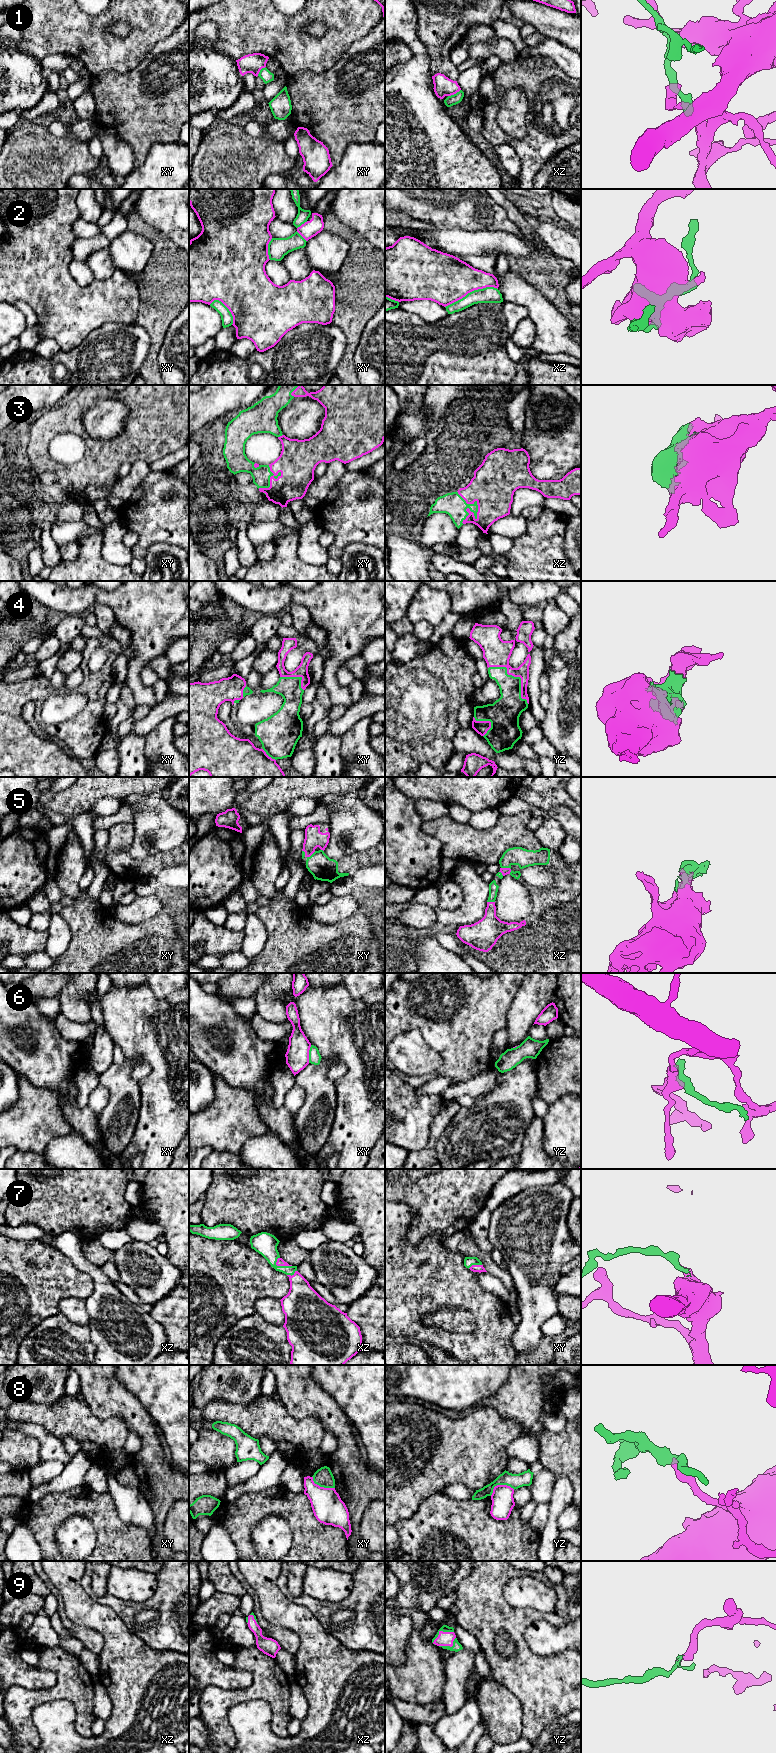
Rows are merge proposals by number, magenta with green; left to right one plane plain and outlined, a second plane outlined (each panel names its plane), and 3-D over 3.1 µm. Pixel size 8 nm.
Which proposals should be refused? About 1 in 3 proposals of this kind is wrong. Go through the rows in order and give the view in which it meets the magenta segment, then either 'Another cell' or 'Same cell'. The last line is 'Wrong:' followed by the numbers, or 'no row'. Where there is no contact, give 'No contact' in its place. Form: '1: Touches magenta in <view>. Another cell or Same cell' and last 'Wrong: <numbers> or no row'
1: Touches magenta in xz. Another cell
2: Touches magenta in xz. Another cell
3: Touches magenta in xz. Same cell
4: Touches magenta in yz. Same cell
5: Touches magenta in xz. Same cell
6: Touches magenta in xy. Another cell
7: Touches magenta in xz. Same cell
8: Touches magenta in yz. Another cell
9: Touches magenta in yz. Same cell
Wrong: 1, 2, 6, 8

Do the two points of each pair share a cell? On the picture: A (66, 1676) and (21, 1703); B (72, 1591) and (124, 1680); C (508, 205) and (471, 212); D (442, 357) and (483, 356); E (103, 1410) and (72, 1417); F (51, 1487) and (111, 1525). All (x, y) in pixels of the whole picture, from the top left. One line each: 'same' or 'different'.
A: same
B: same
C: different
D: same
E: different
F: different

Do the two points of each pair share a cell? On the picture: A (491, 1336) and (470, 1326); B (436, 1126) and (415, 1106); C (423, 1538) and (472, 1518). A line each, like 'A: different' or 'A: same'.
A: different
B: different
C: same

